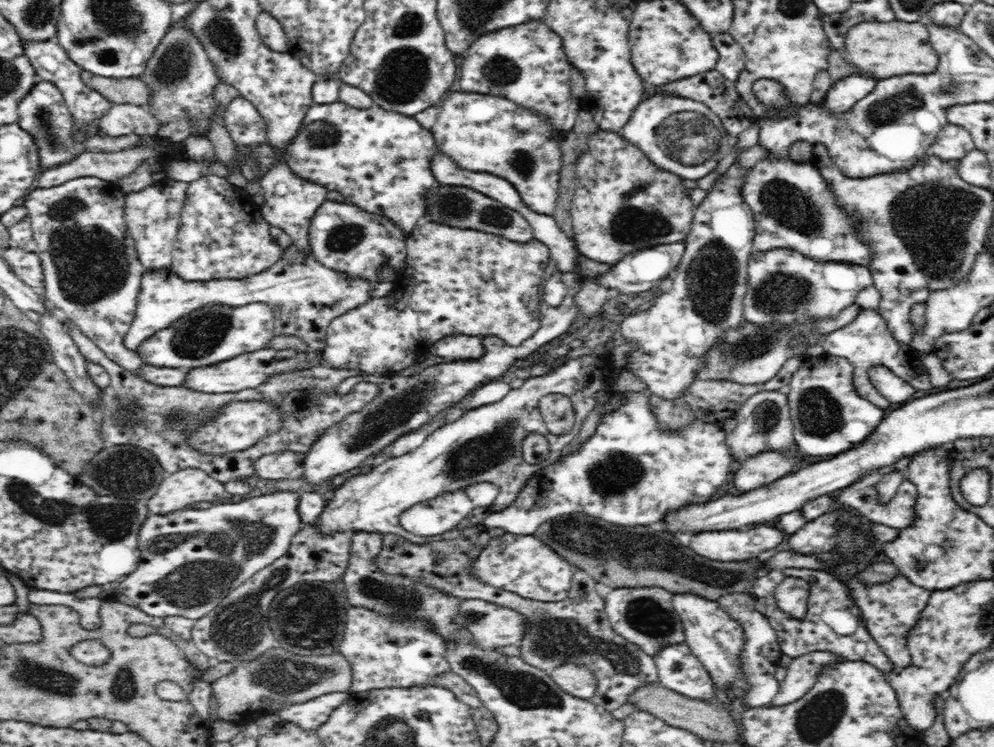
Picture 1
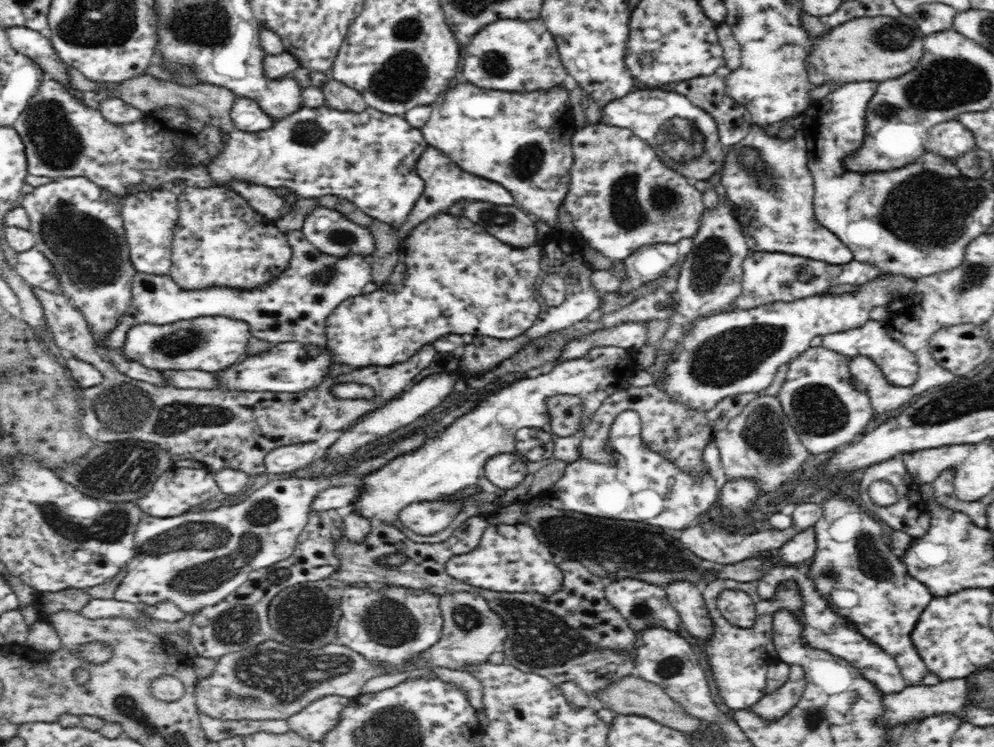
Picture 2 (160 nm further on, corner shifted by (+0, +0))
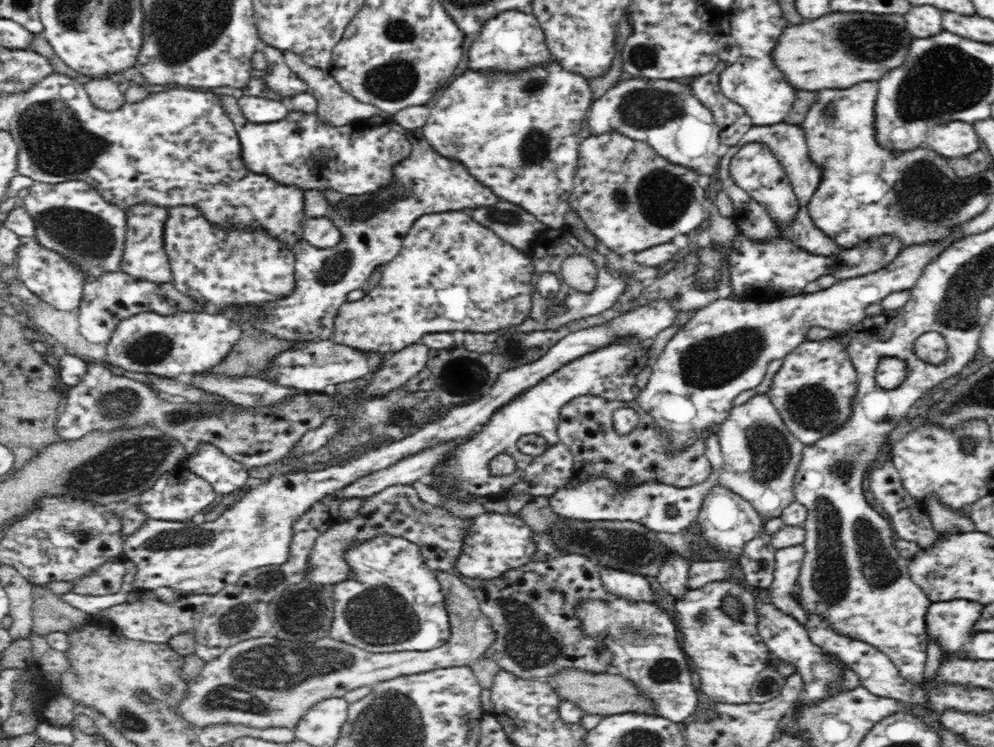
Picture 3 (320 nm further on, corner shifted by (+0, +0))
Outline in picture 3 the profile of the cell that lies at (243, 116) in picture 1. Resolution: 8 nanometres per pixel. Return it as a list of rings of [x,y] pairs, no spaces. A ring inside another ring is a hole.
[[[242,96],[238,100],[238,105],[240,105],[244,117],[250,122],[278,122],[289,114],[289,111],[282,102],[268,100],[264,97]]]

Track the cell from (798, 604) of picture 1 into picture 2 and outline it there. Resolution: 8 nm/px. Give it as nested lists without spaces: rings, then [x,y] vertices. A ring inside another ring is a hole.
[[[718,579],[710,584],[701,587],[701,594],[704,598],[704,607],[709,610],[709,616],[713,623],[714,631],[706,636],[701,642],[704,645],[704,652],[708,659],[708,667],[712,678],[718,687],[720,697],[730,709],[744,710],[765,696],[766,674],[770,665],[780,662],[774,643],[772,643],[773,615],[778,608],[789,608],[792,613],[803,621],[802,599],[796,584],[780,586],[780,596],[772,601],[762,600],[757,594],[758,581],[737,582],[736,580]],[[724,590],[742,590],[749,594],[755,604],[756,624],[754,628],[746,629],[733,626],[722,617],[718,610],[716,600],[720,592]]]

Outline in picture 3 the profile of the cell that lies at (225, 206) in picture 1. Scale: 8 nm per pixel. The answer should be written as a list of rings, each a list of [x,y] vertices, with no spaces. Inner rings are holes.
[[[178,206],[169,209],[169,218],[164,224],[164,250],[168,255],[172,280],[178,292],[206,305],[209,311],[237,315],[246,311],[248,319],[255,321],[260,317],[267,319],[267,312],[261,310],[266,303],[286,298],[295,291],[295,254],[290,245],[282,243],[262,230],[238,231],[232,227],[212,225],[197,208]]]

